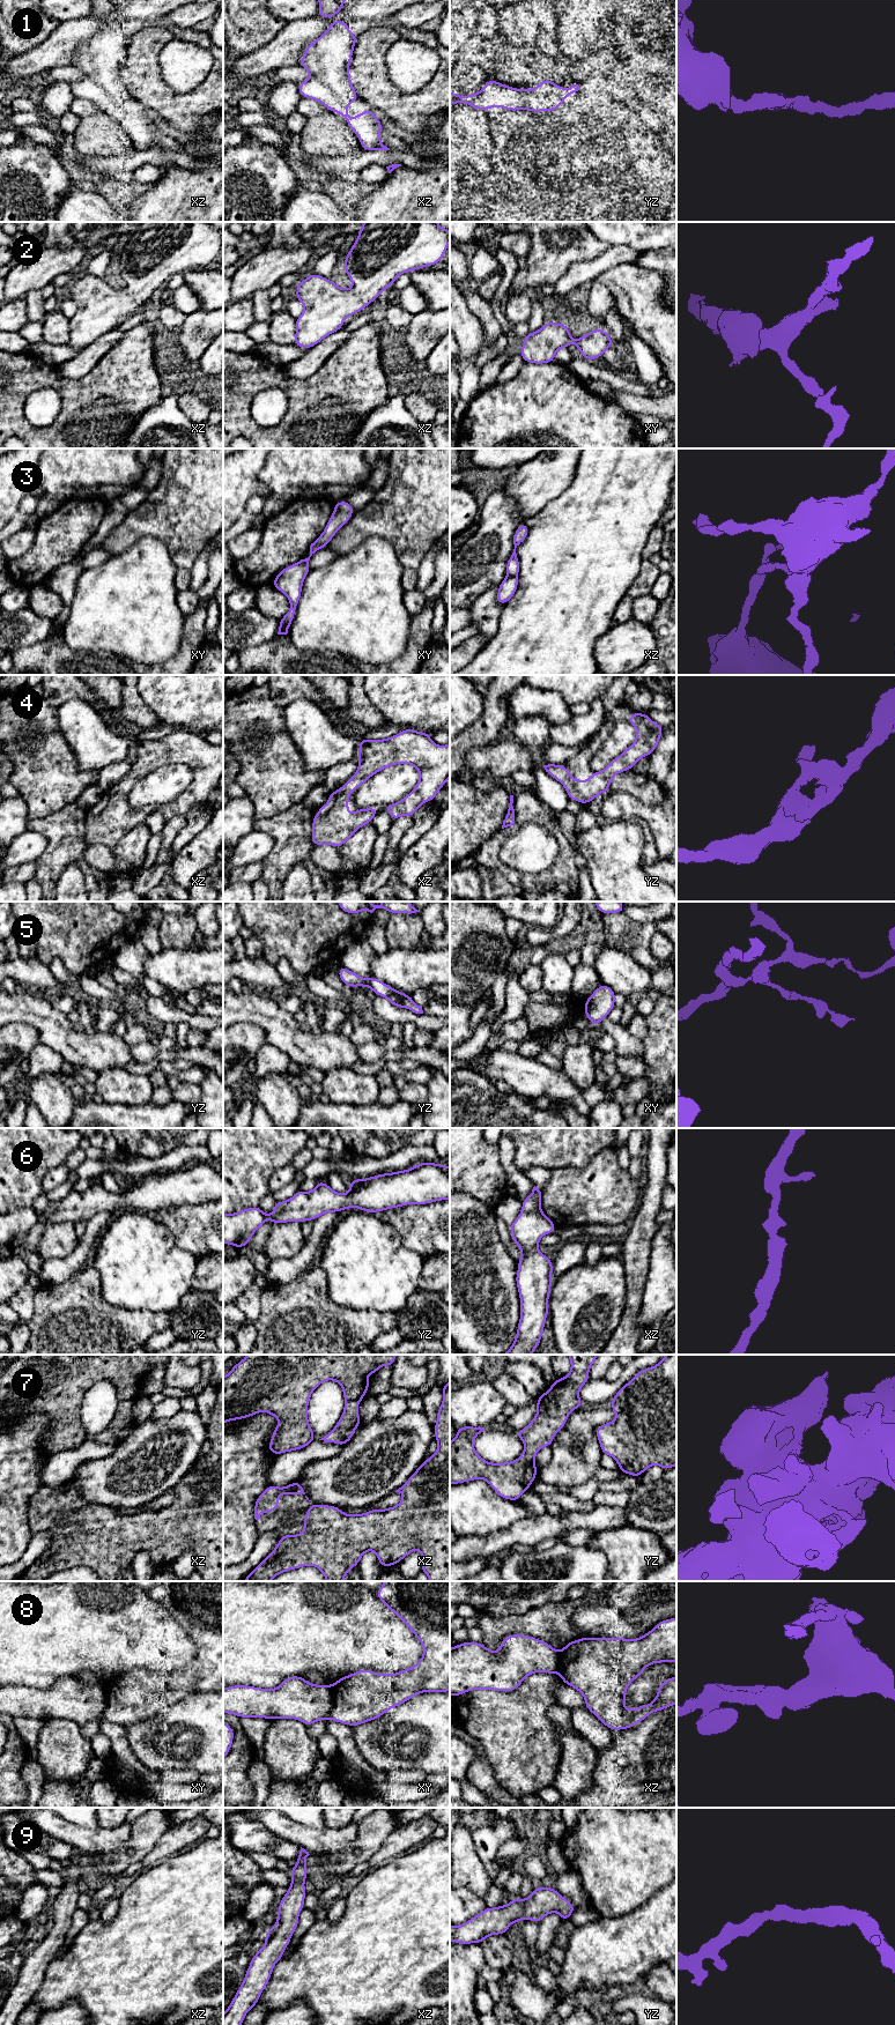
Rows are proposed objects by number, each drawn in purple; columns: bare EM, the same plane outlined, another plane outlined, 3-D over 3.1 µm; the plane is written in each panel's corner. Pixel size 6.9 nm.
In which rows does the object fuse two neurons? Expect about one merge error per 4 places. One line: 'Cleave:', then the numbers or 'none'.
Cleave: 3, 5, 8

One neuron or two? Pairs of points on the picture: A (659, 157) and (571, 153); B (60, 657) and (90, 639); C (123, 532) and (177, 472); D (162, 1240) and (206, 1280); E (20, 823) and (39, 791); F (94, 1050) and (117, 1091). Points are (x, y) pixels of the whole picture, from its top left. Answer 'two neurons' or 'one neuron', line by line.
A: one neuron
B: two neurons
C: one neuron
D: two neurons
E: two neurons
F: two neurons

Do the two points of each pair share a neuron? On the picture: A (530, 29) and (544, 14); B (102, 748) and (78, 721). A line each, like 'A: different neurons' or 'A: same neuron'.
A: different neurons
B: same neuron

